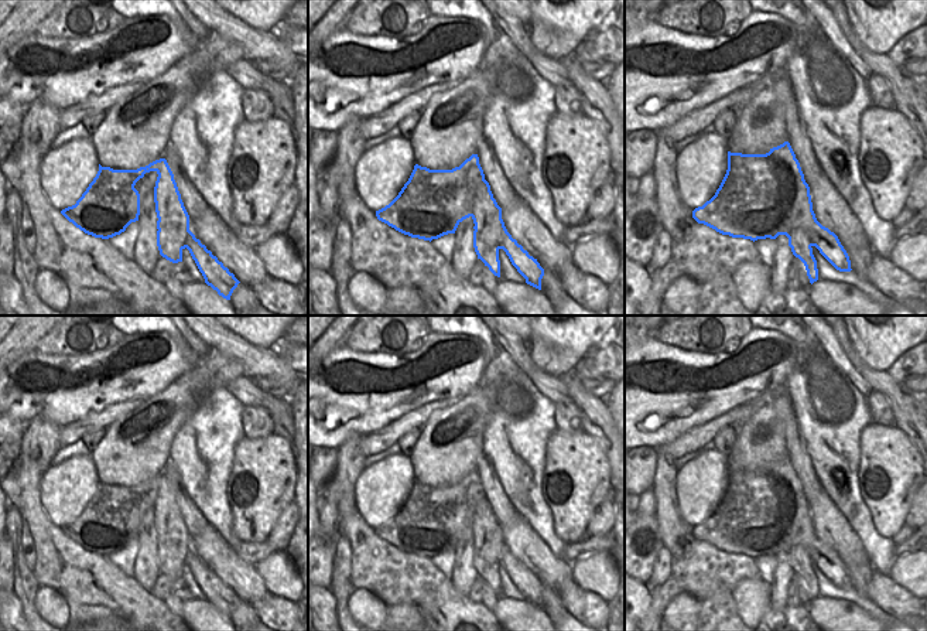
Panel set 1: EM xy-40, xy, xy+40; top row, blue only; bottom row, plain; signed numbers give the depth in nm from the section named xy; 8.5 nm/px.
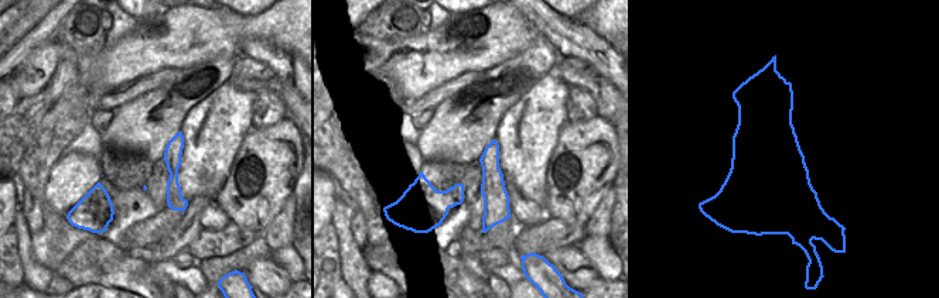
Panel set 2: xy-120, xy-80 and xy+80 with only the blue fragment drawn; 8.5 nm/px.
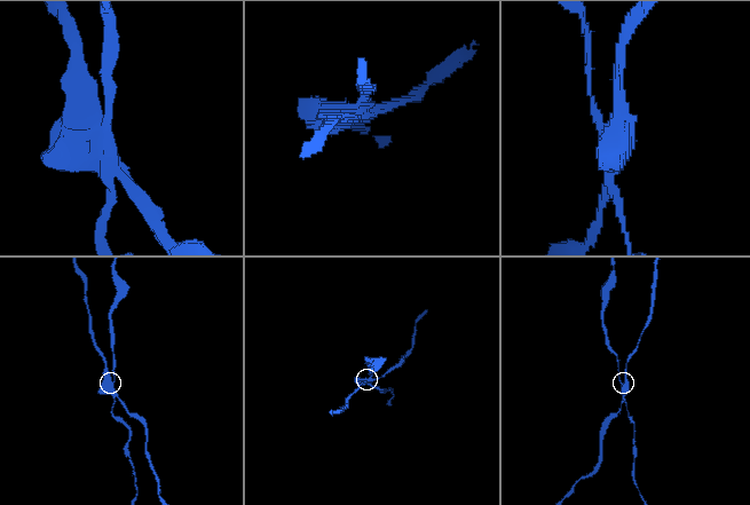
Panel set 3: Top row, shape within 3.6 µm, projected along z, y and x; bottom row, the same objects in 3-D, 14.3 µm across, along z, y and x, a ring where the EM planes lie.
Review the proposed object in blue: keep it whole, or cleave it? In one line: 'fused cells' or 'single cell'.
fused cells

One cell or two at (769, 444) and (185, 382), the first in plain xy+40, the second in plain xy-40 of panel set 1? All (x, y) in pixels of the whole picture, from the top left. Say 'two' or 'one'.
one

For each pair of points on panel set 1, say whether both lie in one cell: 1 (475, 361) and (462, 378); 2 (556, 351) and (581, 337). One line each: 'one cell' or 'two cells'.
1: one cell
2: one cell

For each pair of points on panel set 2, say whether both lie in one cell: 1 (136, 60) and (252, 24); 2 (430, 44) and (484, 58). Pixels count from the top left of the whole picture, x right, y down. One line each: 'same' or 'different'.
1: same
2: same

